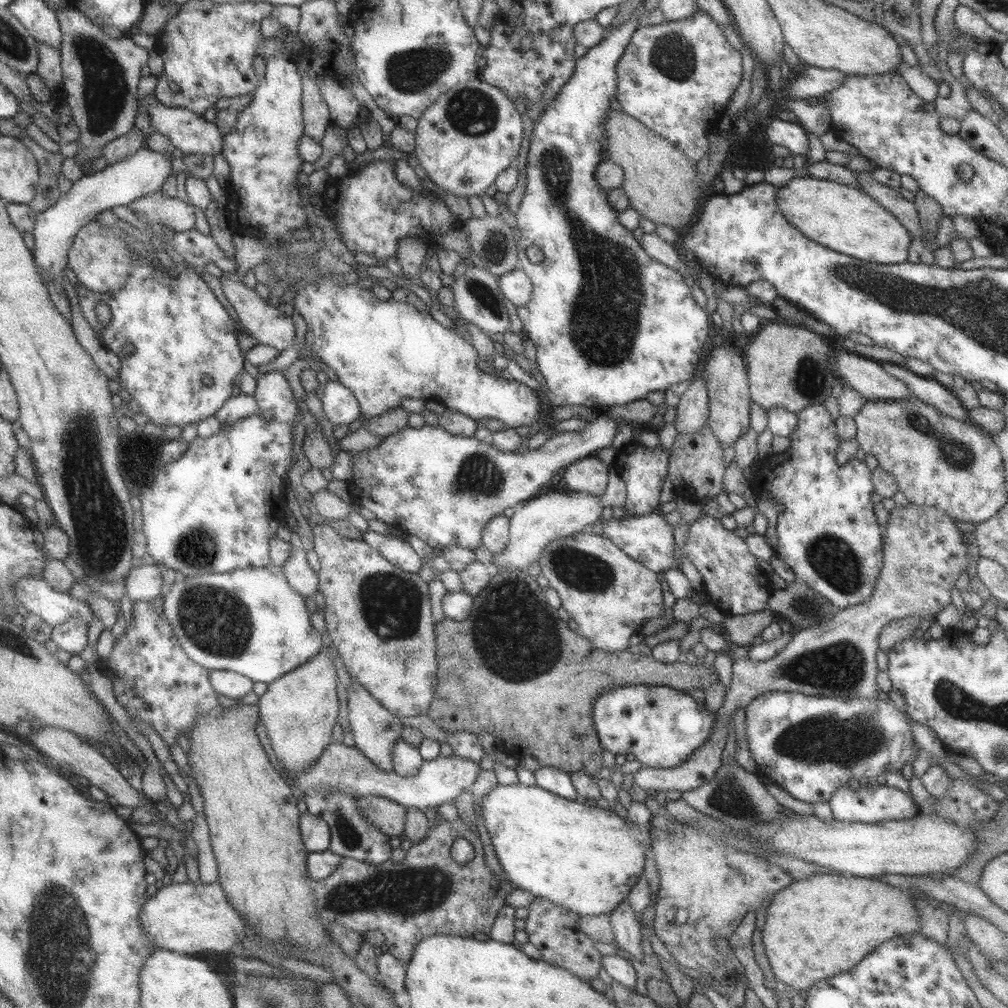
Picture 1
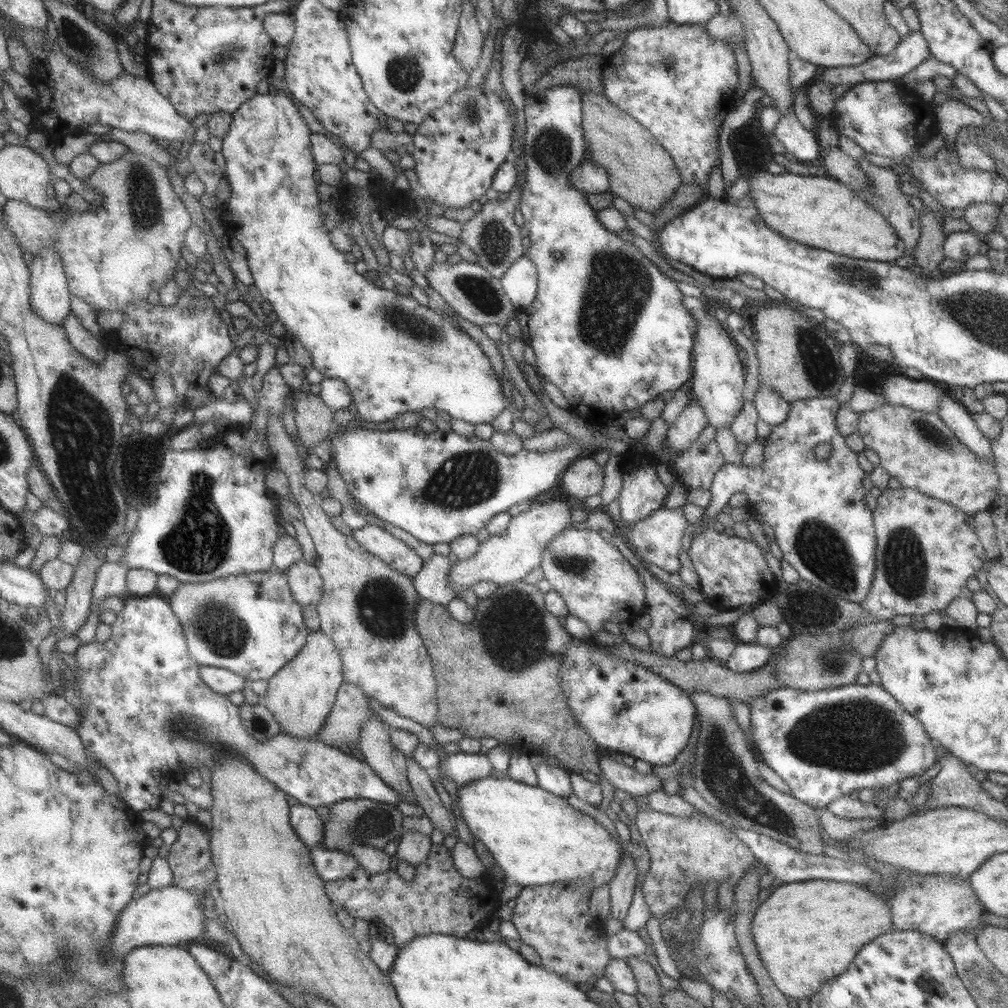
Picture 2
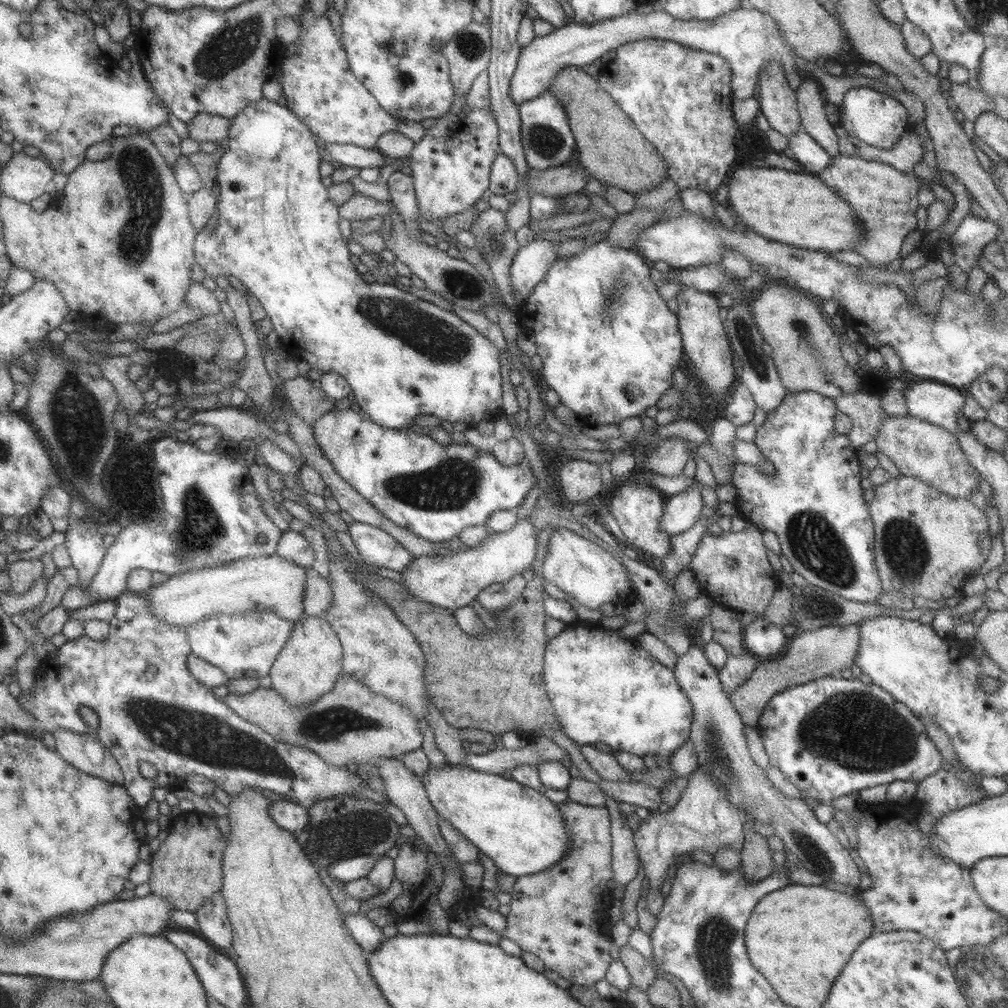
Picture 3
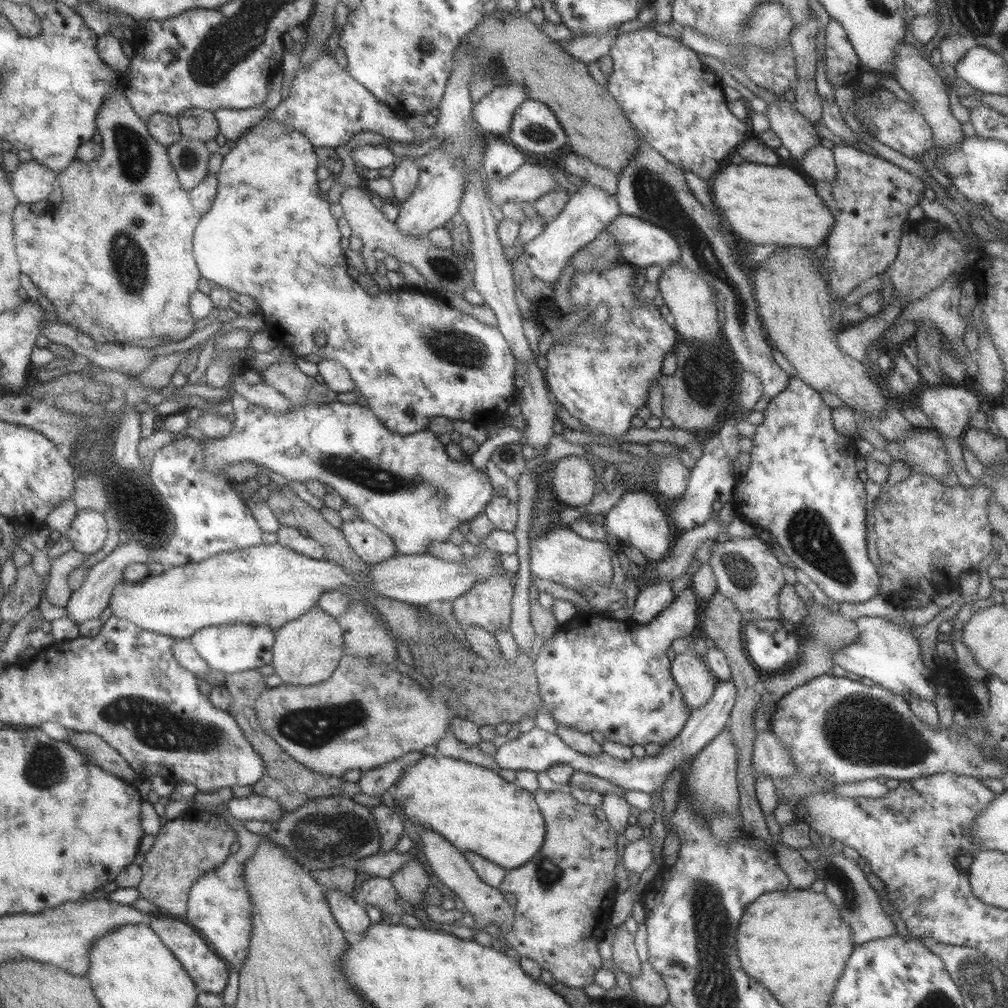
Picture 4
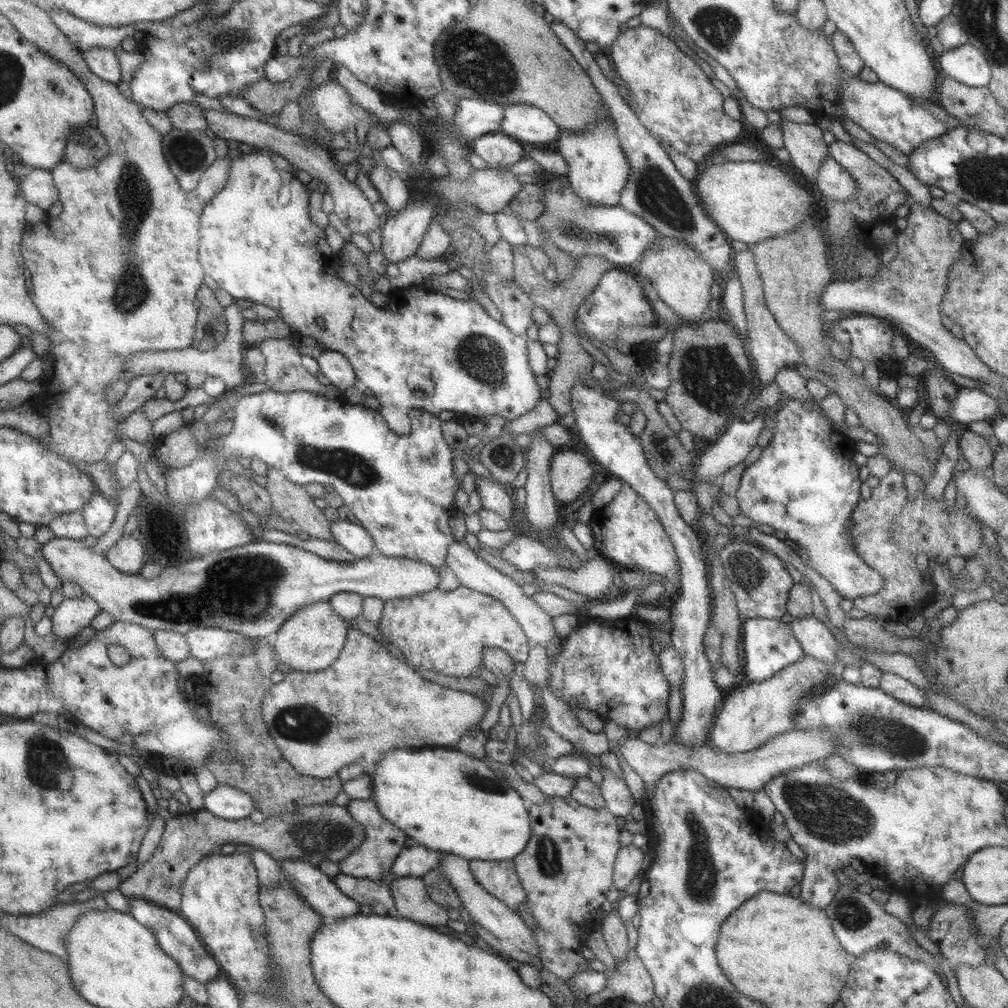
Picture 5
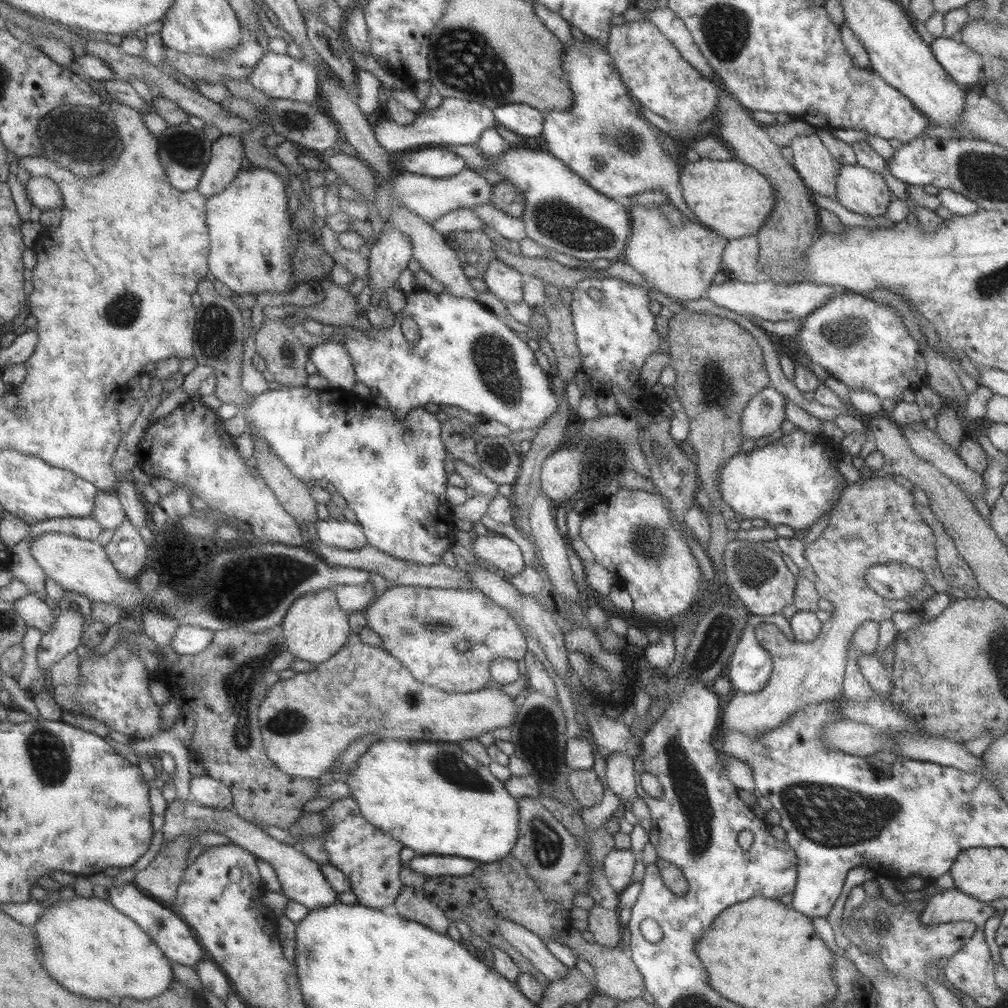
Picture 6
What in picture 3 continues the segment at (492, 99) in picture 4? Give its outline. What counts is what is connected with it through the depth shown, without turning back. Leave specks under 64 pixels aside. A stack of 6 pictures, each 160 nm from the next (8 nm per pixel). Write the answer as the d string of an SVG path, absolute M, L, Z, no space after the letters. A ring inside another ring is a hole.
M743 5L713 20L679 20L664 10L629 14L595 21L590 25L575 23L555 28L550 33L533 37L525 47L520 47L516 67L508 86L508 95L513 105L532 100L545 92L555 73L564 66L582 67L594 63L608 50L616 50L622 44L657 38L672 40L703 52L710 52L725 59L729 65L731 94L737 100L747 100L755 96L756 83L763 65L774 60L783 71L788 85L795 91L801 82L801 75L795 65L795 53L782 35L777 23L769 14Z

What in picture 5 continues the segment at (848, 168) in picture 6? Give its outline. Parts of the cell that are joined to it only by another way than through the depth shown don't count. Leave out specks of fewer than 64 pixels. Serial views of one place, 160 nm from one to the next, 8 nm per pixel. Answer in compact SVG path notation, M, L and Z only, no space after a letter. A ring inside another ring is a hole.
M827 156L817 169L815 182L819 192L826 200L837 200L847 202L859 191L855 178L843 170L834 158Z

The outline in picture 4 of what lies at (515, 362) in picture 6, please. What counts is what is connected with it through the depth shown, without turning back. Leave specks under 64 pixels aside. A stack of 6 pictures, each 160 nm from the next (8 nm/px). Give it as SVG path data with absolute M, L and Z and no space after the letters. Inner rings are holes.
M263 118L255 126L245 130L236 140L235 146L228 154L222 157L219 171L214 174L217 180L217 191L209 210L200 216L196 224L193 241L192 254L200 275L208 281L215 282L223 289L231 289L237 294L251 296L260 306L260 313L263 315L267 329L272 334L277 345L289 347L297 357L304 357L307 354L315 354L318 358L335 359L337 363L347 369L353 382L354 392L367 400L367 407L391 432L401 435L408 435L416 430L425 429L428 421L433 417L445 417L450 419L464 420L470 423L496 423L511 404L518 398L515 388L515 362L505 337L495 326L489 326L479 322L470 314L453 308L449 303L439 297L423 296L412 288L398 288L381 290L376 296L367 295L355 279L351 278L346 271L344 251L341 250L341 234L337 229L336 219L329 211L330 203L320 199L320 191L316 178L316 169L319 159L315 156L311 142L295 129L285 127L271 119ZM322 330L326 336L323 346L316 346L313 343L313 332Z

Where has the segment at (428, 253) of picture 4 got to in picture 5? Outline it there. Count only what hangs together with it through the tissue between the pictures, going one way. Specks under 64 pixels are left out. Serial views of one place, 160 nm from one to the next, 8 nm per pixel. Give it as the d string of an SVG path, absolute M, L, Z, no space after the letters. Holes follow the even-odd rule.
M203 108L202 110L203 110L203 119L205 119L205 123L208 124L208 129L211 130L211 132L215 135L215 137L224 139L225 141L232 140L232 141L236 141L237 143L243 143L244 145L249 145L250 147L254 147L257 149L267 149L269 151L272 151L273 153L279 155L279 157L285 159L287 161L287 163L289 163L289 165L291 165L291 167L298 169L298 170L302 170L303 172L306 172L313 179L320 180L326 186L327 191L330 193L330 195L333 198L332 212L334 212L336 214L337 218L339 218L339 220L341 220L341 224L344 224L349 229L349 232L351 232L353 234L362 234L362 235L368 236L367 232L369 232L369 230L379 229L378 234L381 234L380 226L384 220L384 217L377 216L377 215L375 215L375 213L373 213L373 209L371 209L371 204L369 203L369 201L367 201L367 199L365 199L365 197L363 196L363 193L361 193L361 190L359 190L359 188L357 186L355 186L354 183L348 182L345 179L344 174L341 173L339 170L337 170L338 164L335 162L335 160L332 158L329 158L329 154L327 154L327 152L325 152L325 150L321 150L321 148L318 145L316 145L313 141L305 140L304 138L301 138L299 135L296 135L295 133L283 132L283 130L281 130L279 127L271 126L268 122L255 120L253 118L247 118L245 116L239 116L237 114L233 114L228 111L227 112L217 112L217 110L207 110L205 108Z

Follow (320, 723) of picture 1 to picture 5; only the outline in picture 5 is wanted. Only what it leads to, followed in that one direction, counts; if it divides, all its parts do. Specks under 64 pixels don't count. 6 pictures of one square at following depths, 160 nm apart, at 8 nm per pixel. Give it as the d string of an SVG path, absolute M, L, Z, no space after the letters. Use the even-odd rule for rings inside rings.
M321 601L309 604L309 606L305 606L300 611L296 611L292 616L289 616L277 630L277 633L271 637L271 644L279 663L286 664L293 671L315 672L329 667L337 659L337 656L339 656L345 645L348 628L349 622L337 616L331 610L331 606L329 606L327 601Z

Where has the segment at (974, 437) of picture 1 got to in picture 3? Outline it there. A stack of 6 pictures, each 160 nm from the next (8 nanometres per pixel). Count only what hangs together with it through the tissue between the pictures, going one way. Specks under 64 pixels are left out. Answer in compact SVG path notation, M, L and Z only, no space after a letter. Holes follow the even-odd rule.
M909 414L886 415L878 425L878 433L874 438L876 448L893 462L899 475L922 480L930 487L952 497L967 499L970 498L971 491L974 488L977 489L976 484L980 482L981 476L969 464L956 437L944 428L939 428L935 424L929 424Z

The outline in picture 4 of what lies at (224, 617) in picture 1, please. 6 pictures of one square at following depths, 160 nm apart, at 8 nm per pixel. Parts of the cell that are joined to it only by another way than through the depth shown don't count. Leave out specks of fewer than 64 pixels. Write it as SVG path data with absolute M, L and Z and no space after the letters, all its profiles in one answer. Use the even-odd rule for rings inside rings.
M242 623L211 626L195 631L188 639L208 668L223 673L258 669L272 662L274 631L267 626Z

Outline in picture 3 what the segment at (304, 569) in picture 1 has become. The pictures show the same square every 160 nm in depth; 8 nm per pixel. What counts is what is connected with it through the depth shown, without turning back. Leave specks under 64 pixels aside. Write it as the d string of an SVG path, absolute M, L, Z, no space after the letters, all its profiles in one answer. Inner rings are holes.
M311 567L306 568L305 589L303 589L303 615L323 616L331 605L331 588Z

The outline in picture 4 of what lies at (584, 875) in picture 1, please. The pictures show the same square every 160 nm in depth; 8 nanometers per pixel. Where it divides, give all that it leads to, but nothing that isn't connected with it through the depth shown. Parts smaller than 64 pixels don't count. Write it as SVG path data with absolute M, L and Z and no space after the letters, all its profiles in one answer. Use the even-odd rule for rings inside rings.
M439 751L435 755L422 755L419 760L407 765L390 793L398 810L413 826L437 832L459 852L475 852L507 870L529 862L543 842L544 822L532 793L516 783L506 782L497 771L443 756Z

